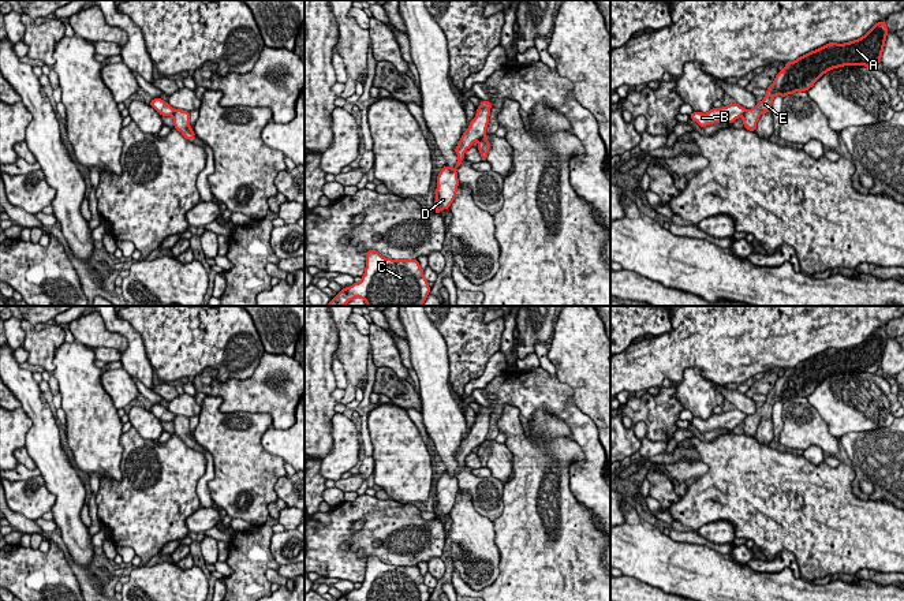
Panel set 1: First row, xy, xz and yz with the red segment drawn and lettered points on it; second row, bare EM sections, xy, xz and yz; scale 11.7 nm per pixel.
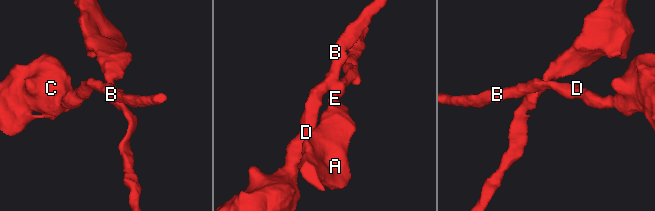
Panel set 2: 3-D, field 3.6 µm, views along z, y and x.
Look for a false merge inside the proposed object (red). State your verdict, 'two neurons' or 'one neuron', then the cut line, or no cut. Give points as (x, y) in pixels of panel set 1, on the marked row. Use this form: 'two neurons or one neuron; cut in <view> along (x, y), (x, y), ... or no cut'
two neurons; cut in yz along (747, 109), (743, 116)

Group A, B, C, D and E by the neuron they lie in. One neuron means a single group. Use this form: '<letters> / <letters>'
A E / B C D

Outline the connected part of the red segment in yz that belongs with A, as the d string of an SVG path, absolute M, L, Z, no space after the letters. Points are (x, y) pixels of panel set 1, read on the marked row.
M885 20L875 23L858 40L826 45L785 63L777 72L773 83L766 89L766 96L743 116L744 128L755 131L758 119L763 112L770 112L776 96L785 97L796 92L807 92L828 71L844 66L864 66L875 68L881 61L889 30Z

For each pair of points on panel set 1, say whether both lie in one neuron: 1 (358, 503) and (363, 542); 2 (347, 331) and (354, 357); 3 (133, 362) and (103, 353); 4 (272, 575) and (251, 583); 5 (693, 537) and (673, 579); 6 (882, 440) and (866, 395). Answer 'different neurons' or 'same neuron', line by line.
1: same neuron
2: same neuron
3: different neurons
4: different neurons
5: different neurons
6: different neurons

